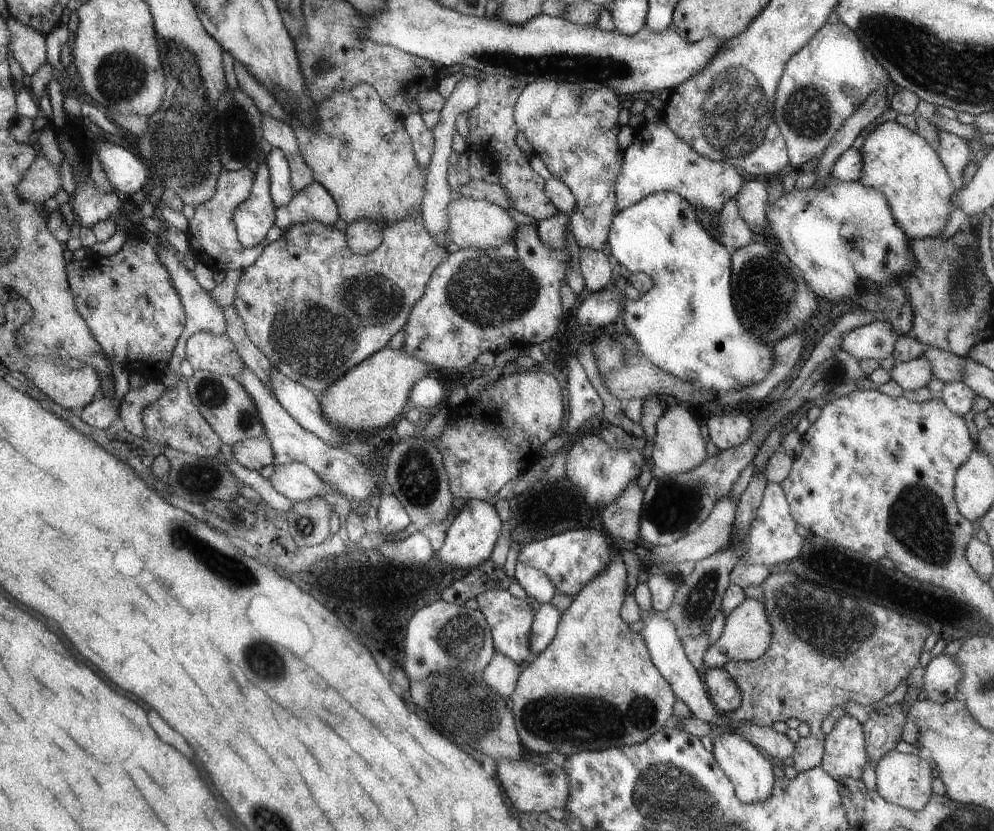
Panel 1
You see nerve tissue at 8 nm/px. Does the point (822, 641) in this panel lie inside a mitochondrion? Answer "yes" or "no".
yes

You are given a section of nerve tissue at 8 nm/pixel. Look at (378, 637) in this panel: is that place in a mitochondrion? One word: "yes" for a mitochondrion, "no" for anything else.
no

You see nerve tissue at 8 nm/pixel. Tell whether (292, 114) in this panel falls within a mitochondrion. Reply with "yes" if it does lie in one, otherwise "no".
no

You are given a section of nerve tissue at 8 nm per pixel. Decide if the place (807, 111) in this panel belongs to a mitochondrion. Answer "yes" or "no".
yes

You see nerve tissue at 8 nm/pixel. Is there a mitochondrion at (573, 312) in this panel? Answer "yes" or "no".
no

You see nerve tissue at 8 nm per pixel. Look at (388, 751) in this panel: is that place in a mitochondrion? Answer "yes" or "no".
no

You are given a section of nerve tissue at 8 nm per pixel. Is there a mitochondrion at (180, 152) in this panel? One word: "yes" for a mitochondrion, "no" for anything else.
yes

